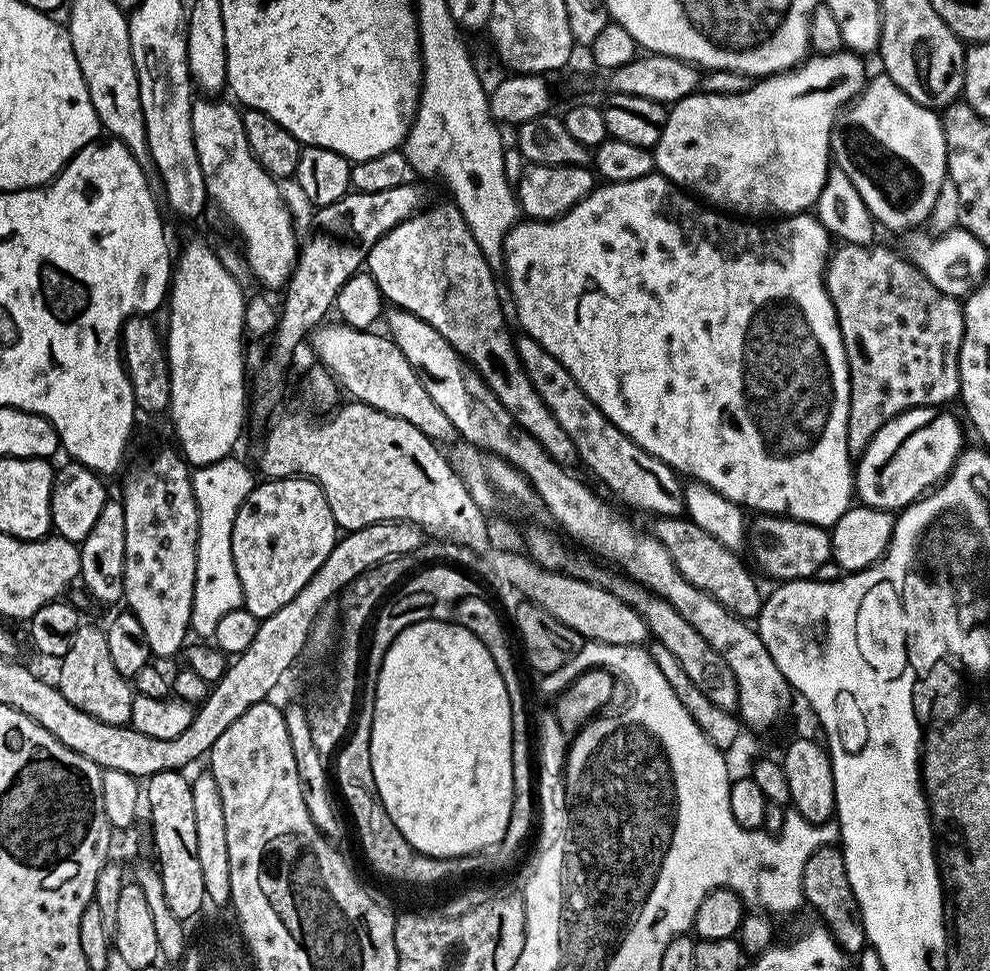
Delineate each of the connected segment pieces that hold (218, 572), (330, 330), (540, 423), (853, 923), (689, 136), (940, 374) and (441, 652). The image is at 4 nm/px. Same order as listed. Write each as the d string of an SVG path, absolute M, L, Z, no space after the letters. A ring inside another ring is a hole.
M237 458L219 460L196 468L192 472L192 489L198 506L198 546L194 570L194 598L192 599L191 631L197 637L215 637L218 621L230 610L244 607L242 582L238 582L238 570L232 553L234 518L254 487L252 472Z
M325 322L313 329L310 337L310 345L312 344L312 352L317 356L319 363L327 368L335 378L336 383L340 385L345 393L348 392L353 401L365 404L366 406L374 406L374 410L390 414L394 418L402 418L406 422L410 422L414 426L418 426L418 430L422 430L422 434L426 434L430 439L436 441L437 445L451 445L457 439L454 426L450 422L450 418L446 418L446 414L442 414L442 410L438 410L438 406L434 406L434 398L430 398L430 394L426 394L426 386L420 380L419 374L414 370L414 366L410 366L410 362L406 362L406 354L402 354L402 350L398 350L396 343L387 335L379 336L376 330L365 330L362 328L351 328L343 322Z
M455 203L436 204L425 207L416 215L406 218L394 230L390 230L380 241L370 250L366 261L366 271L378 282L380 292L389 305L406 310L422 322L430 322L450 346L471 367L479 372L480 377L486 382L486 386L506 406L506 410L554 458L554 462L565 466L572 466L577 463L576 447L574 442L570 442L570 434L562 430L562 425L558 423L558 418L550 414L550 406L542 402L542 394L534 390L534 382L526 374L526 370L520 361L520 355L516 352L516 341L513 333L508 333L508 324L504 321L504 312L500 309L500 292L496 289L496 276L492 273L489 257L474 242L474 234L470 234L470 226L466 226L466 218L457 210Z
M839 847L819 848L814 850L814 854L810 854L810 862L806 862L806 870L802 870L802 890L807 907L809 909L812 907L820 915L819 923L827 928L842 951L858 954L866 947L868 936L864 933L860 907L854 898L850 878L846 874L844 853Z
M847 50L824 55L812 54L787 72L778 72L774 76L757 79L752 87L747 88L744 92L701 91L699 94L682 98L667 109L668 117L664 123L660 140L654 149L655 171L675 182L678 187L695 194L701 201L707 202L717 209L727 210L740 218L772 218L775 216L783 218L807 213L815 205L818 194L822 194L822 190L826 186L830 157L832 156L832 127L836 125L836 117L841 109L851 104L864 90L866 75L864 76L864 64L860 60L863 59L857 53Z
M841 243L840 249L829 255L828 263L824 270L824 285L830 294L830 302L834 302L834 310L838 318L838 326L842 334L842 342L846 346L846 362L850 370L850 418L848 419L848 450L853 457L859 458L866 450L870 438L886 426L888 420L893 420L898 414L908 412L912 408L935 408L944 406L947 400L956 400L960 394L960 347L962 346L962 334L964 333L964 310L961 301L955 297L942 294L916 265L901 253L900 255L890 249L878 246L865 246L862 244Z
M427 620L414 622L414 626L406 626L394 642L386 650L382 658L382 666L376 675L376 697L374 698L374 718L370 734L370 766L374 770L374 786L380 795L386 814L390 814L390 822L398 826L402 838L427 856L439 860L449 860L455 856L474 856L485 850L492 850L499 845L506 834L506 826L510 826L510 814L514 802L514 770L512 769L512 711L510 710L510 694L506 694L506 682L494 662L490 658L490 650L470 634L463 626L452 620Z

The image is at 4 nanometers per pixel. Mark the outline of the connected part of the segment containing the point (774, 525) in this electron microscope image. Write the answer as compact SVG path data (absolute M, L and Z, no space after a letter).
M760 514L756 521L750 524L750 548L752 556L760 563L760 568L768 576L773 576L773 581L806 580L812 578L815 570L822 563L832 560L832 537L829 529L819 528L816 524L807 524L804 520L794 520L791 516L779 514Z

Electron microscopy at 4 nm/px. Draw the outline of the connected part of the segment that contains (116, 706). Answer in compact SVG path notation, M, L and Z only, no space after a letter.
M80 626L73 634L70 648L59 661L60 693L78 710L86 710L94 718L107 724L128 724L132 718L133 685L129 677L118 674L114 661L110 658L110 650L106 650L105 629L86 628Z

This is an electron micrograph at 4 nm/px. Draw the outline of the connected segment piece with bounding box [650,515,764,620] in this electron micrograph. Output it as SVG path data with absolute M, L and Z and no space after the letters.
M687 515L662 516L651 522L651 535L655 536L658 542L662 542L662 546L666 546L666 554L674 558L674 566L678 566L679 573L691 585L710 594L724 608L735 612L743 620L759 617L763 593L733 549L722 546L722 542L718 542L714 534L706 534L706 530L689 520Z

